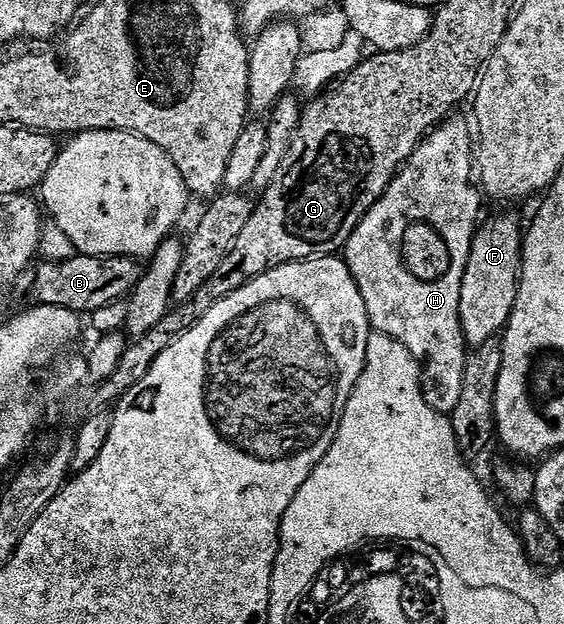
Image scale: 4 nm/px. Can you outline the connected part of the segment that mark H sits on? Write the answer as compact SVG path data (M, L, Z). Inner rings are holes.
M458 117L447 118L445 122L440 123L435 130L426 135L426 139L419 144L416 152L412 152L410 159L402 166L402 169L392 180L392 184L384 192L384 196L378 201L377 209L382 210L383 218L377 218L377 213L374 212L367 214L366 219L354 229L344 247L346 267L352 272L352 280L356 280L356 288L360 288L360 296L364 296L364 308L368 312L371 327L377 333L392 336L392 340L404 344L404 348L408 348L408 352L412 352L412 356L421 364L422 395L428 408L447 416L456 408L456 404L460 400L460 388L464 385L464 368L466 367L468 347L464 340L464 332L460 328L460 284L464 280L464 268L468 264L474 231L480 225L478 213L482 210L482 202L484 203L483 195L475 182L476 142L472 137L472 126L467 119L465 122L464 119Z

